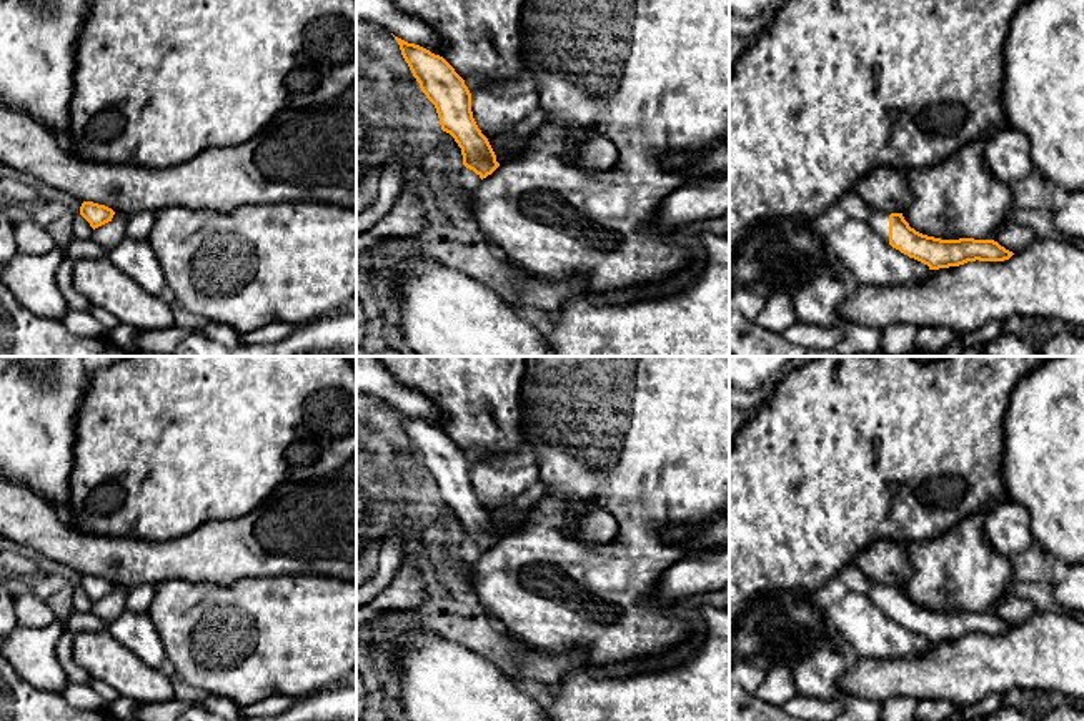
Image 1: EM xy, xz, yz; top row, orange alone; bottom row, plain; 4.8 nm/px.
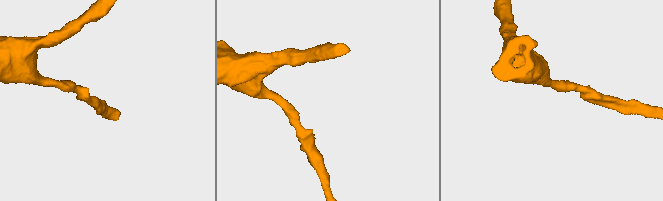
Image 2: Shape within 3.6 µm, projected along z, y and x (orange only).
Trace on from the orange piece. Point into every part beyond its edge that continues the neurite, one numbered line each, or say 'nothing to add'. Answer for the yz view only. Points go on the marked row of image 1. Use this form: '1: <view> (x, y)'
1: yz (880, 220)

